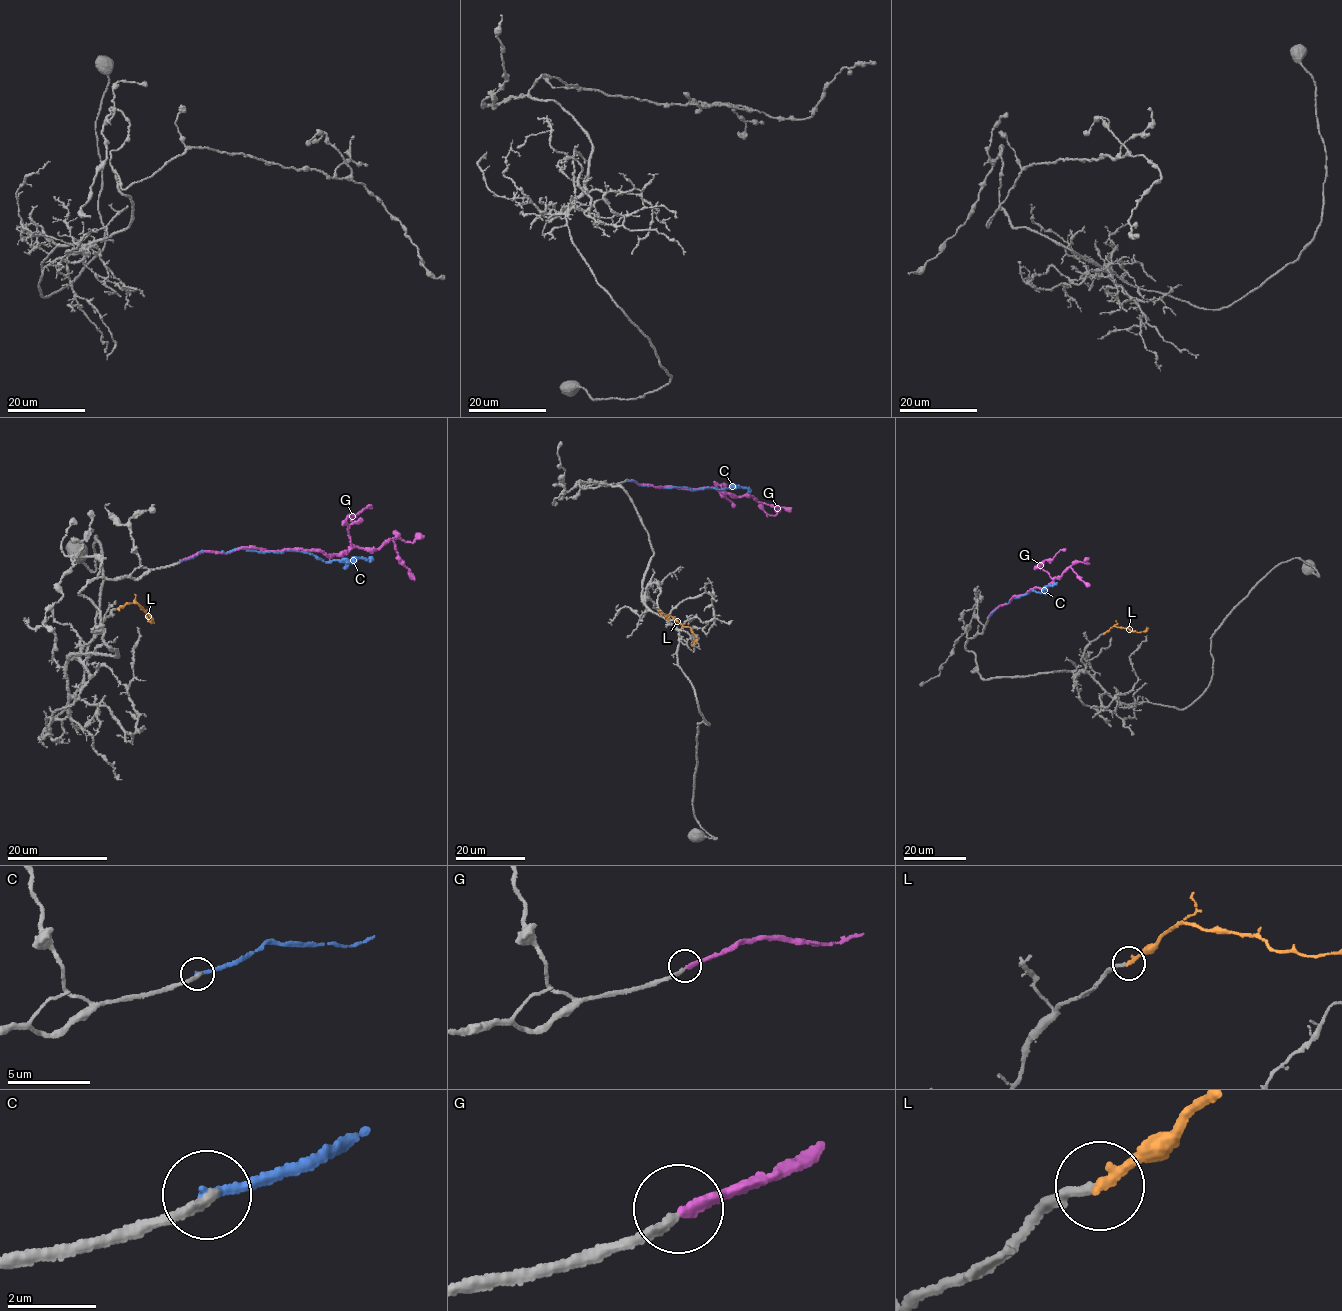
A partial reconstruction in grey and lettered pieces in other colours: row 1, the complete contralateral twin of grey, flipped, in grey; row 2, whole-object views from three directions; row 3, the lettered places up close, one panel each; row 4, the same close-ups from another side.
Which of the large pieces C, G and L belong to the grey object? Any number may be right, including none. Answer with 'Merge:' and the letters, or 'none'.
Merge: G, L

